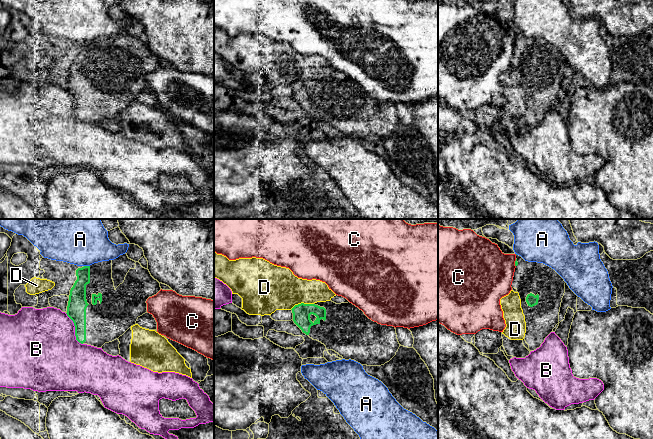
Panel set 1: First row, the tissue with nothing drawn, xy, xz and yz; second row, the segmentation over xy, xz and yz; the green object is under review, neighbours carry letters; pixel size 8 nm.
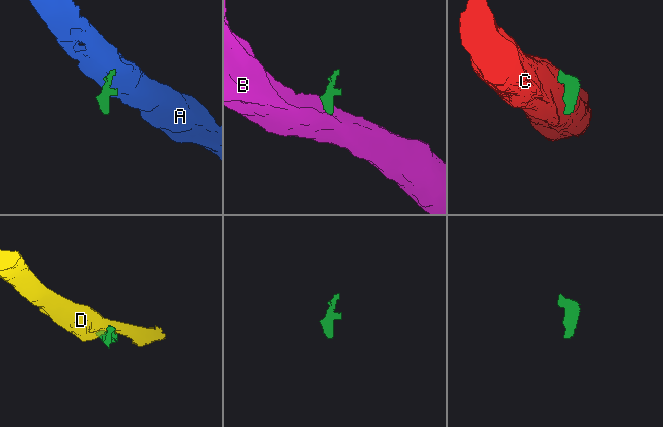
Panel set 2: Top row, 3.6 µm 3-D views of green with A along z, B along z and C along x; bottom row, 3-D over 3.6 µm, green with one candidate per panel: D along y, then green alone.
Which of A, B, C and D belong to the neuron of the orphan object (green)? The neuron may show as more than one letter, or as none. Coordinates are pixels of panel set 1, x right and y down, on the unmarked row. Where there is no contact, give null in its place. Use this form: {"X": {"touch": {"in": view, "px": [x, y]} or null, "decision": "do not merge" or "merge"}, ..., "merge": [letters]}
{"A": {"touch": {"in": "xy", "px": [87, 42]}, "decision": "do not merge"}, "B": {"touch": {"in": "xy", "px": [75, 105]}, "decision": "do not merge"}, "C": {"touch": {"in": "yz", "px": [515, 39]}, "decision": "do not merge"}, "D": {"touch": {"in": "xz", "px": [301, 79]}, "decision": "do not merge"}, "merge": []}

